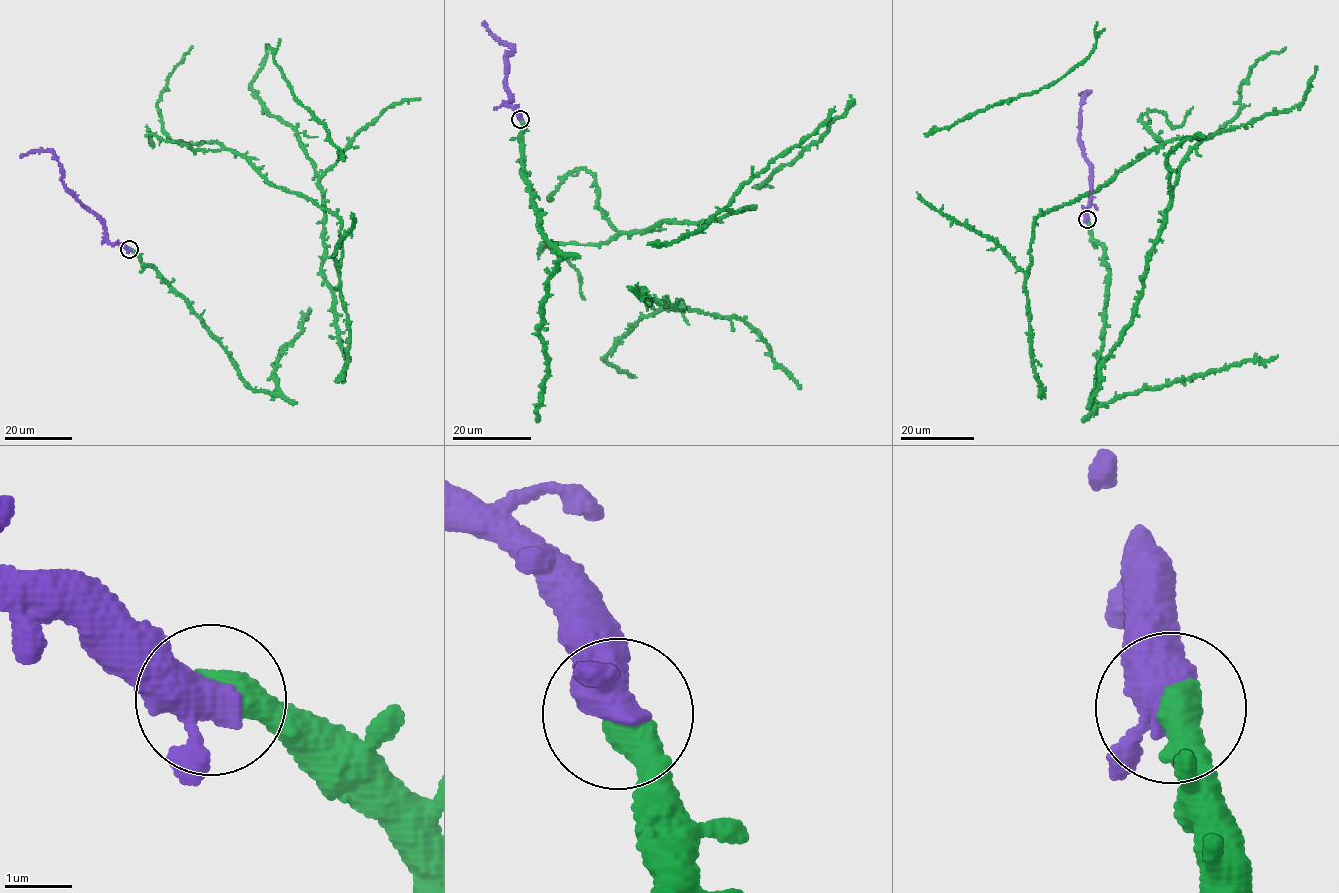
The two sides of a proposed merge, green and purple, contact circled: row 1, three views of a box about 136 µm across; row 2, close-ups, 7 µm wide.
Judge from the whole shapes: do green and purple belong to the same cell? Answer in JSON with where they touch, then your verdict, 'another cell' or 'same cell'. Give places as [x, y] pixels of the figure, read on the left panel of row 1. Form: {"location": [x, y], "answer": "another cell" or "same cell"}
{"location": [129, 249], "answer": "same cell"}

